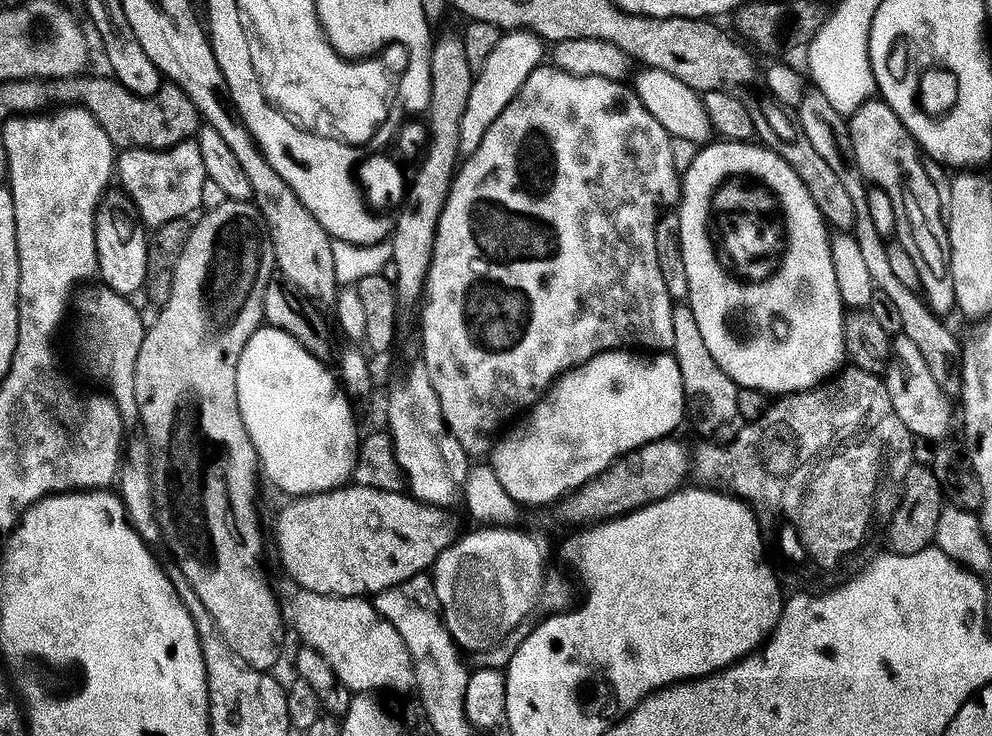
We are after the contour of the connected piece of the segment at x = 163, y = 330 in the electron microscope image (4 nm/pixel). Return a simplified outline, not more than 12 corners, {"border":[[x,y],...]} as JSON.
{"border":[[252,200],[192,224],[134,398],[178,570],[268,672],[238,362],[274,246]]}

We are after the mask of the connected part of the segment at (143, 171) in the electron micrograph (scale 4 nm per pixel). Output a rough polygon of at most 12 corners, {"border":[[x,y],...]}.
{"border":[[125,148],[115,157],[137,217],[152,230],[202,202],[202,150]]}

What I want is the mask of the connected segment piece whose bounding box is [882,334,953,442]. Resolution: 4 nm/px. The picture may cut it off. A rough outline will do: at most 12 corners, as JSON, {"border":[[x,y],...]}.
{"border":[[908,336],[882,379],[913,437],[943,441],[953,401]]}

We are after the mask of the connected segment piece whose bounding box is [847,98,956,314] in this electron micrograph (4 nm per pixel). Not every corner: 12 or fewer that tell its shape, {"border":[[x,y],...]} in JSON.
{"border":[[882,98],[847,117],[852,160],[886,190],[924,303],[956,299],[942,192]]}

